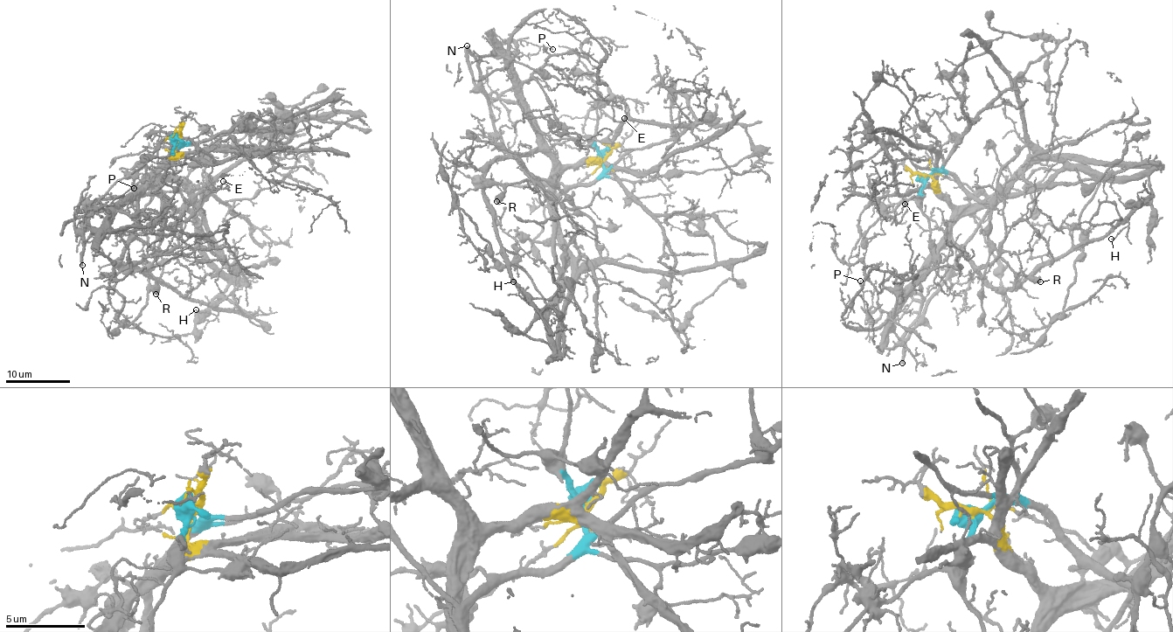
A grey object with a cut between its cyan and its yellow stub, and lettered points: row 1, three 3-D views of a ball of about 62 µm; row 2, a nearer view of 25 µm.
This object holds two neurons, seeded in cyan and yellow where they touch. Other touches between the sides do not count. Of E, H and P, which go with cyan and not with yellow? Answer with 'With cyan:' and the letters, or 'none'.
With cyan: none

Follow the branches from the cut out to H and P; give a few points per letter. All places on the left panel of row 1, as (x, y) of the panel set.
H: (177, 140), (141, 196), (121, 260), (122, 267), (140, 270), (218, 314), (196, 309)
P: (177, 140), (170, 158), (160, 163), (146, 189), (122, 204), (107, 220), (110, 211), (103, 205), (134, 187)

